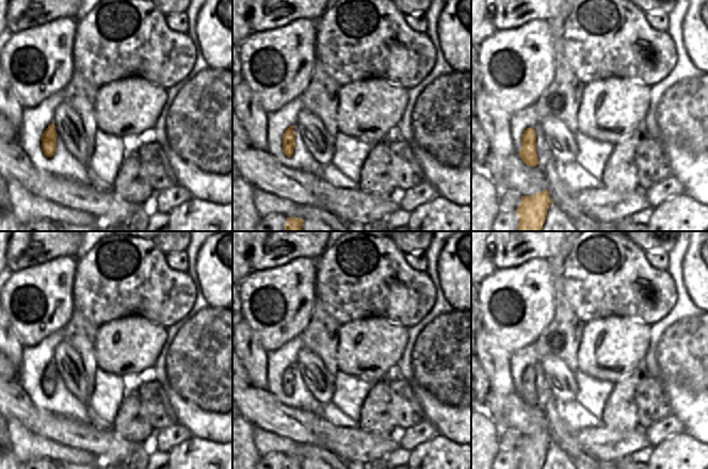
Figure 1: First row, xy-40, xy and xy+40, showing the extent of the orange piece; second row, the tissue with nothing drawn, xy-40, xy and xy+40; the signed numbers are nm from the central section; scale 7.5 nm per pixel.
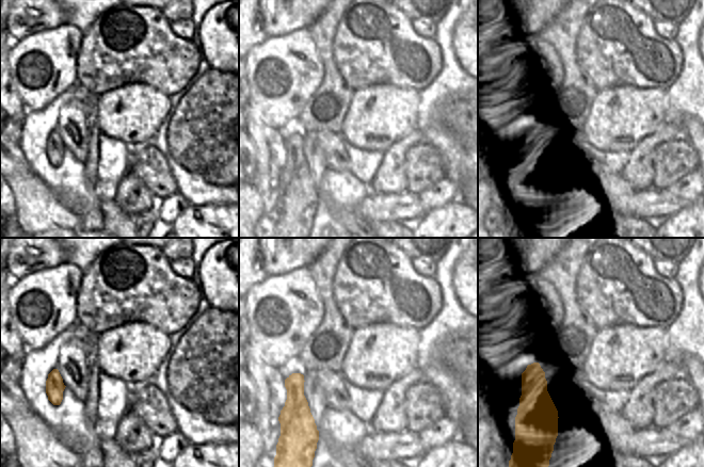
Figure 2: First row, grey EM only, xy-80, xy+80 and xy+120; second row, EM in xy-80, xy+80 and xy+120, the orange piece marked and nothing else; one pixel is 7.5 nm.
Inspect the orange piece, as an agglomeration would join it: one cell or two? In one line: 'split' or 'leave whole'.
leave whole

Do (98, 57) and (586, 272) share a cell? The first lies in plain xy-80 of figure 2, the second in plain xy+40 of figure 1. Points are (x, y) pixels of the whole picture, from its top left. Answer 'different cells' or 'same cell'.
same cell

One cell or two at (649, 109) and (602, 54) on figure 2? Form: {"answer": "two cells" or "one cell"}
{"answer": "two cells"}

